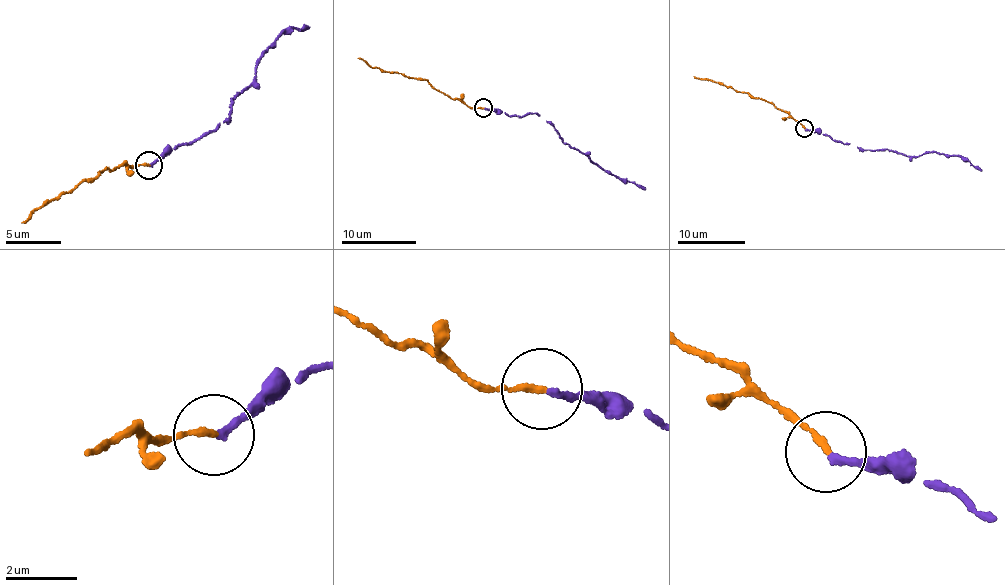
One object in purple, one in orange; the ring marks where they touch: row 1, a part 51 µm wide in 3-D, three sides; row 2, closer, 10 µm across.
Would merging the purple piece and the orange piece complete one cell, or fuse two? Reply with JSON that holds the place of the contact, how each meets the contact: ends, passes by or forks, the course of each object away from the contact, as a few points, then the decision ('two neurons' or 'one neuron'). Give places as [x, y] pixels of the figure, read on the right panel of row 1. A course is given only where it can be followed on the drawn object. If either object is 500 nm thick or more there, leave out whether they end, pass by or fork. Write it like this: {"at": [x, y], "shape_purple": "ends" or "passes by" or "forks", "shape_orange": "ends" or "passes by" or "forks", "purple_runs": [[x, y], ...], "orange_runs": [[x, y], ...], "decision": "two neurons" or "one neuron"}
{"at": [804, 128], "shape_purple": "ends", "shape_orange": "ends", "purple_runs": [[805, 128], [859, 147], [917, 156], [934, 152], [952, 155], [968, 160], [981, 170]], "orange_runs": [[804, 128], [773, 104], [722, 84], [693, 77]], "decision": "one neuron"}

